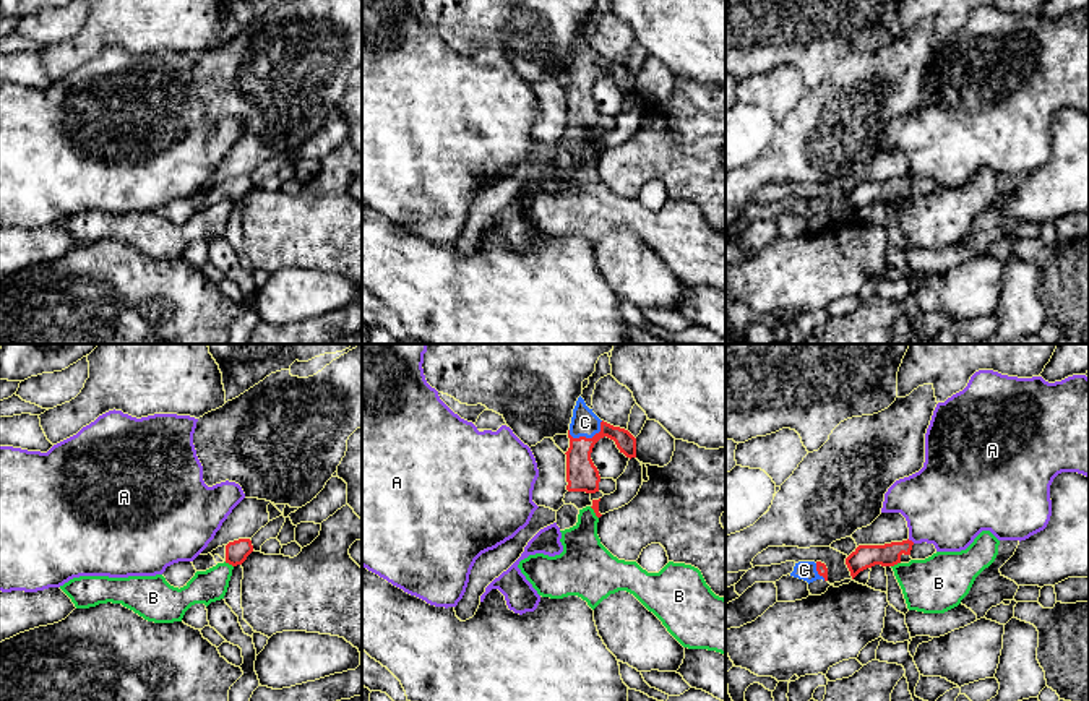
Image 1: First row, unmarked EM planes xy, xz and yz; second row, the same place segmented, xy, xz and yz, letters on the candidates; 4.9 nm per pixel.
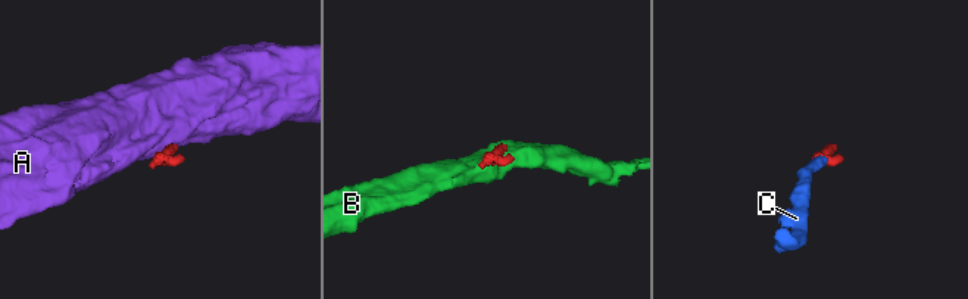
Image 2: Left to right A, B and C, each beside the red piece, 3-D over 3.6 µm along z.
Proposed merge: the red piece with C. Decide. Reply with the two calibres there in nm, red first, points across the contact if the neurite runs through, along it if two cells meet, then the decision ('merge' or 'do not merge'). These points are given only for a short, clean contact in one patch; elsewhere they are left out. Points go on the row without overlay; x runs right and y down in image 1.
160/140 nm | across xz (581, 111), (581, 81), (588, 75), (585, 59) | merge

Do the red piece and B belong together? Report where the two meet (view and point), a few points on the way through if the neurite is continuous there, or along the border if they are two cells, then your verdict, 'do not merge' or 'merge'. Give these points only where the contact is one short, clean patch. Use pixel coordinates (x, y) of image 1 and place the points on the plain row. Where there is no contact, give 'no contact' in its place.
yz (895, 200) | along yz (899, 198), (891, 203) | do not merge

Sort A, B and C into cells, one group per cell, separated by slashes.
A / B / C

